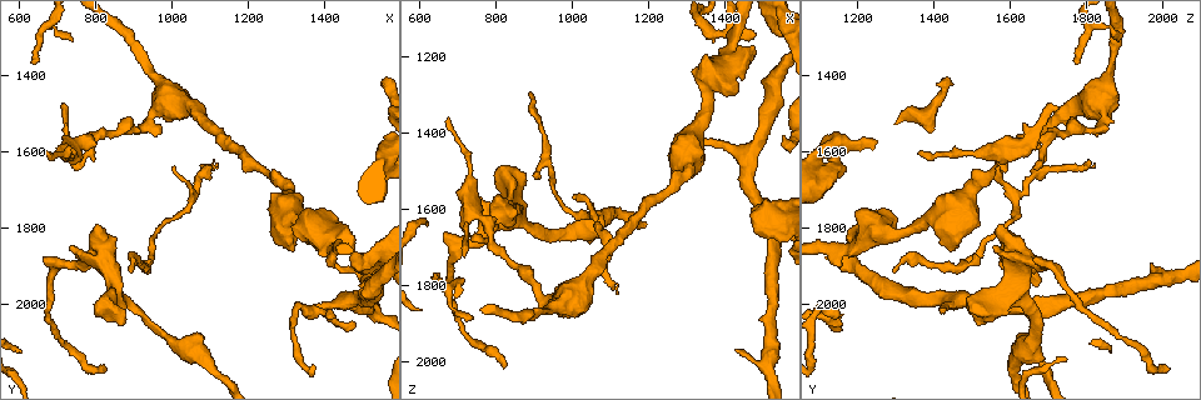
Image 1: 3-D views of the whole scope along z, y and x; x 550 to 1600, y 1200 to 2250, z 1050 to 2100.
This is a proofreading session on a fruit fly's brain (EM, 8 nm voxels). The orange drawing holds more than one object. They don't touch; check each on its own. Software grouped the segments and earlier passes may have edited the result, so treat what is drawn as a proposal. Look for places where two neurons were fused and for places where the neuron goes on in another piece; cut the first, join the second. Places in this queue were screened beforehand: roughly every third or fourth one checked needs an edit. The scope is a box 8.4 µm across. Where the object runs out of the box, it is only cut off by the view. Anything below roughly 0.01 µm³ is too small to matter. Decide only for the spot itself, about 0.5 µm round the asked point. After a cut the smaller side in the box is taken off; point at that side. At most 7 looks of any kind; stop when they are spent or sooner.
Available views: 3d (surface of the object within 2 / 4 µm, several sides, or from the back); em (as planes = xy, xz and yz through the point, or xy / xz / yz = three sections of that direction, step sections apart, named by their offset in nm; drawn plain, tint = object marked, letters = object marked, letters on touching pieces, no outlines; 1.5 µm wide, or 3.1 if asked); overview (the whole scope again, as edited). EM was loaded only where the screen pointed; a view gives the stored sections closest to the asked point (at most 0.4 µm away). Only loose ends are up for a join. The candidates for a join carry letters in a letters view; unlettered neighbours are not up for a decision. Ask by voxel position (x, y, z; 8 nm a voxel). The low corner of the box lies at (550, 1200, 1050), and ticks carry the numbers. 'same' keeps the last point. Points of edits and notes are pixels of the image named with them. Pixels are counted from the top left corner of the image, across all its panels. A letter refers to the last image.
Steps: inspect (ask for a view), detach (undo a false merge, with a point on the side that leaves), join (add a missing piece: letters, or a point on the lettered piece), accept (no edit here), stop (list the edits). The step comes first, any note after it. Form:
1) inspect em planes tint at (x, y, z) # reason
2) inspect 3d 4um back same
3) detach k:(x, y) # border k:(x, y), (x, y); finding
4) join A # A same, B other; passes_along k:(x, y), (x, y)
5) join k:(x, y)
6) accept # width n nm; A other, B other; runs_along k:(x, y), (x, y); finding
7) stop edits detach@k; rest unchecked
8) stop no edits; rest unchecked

inspect 3d 4um at (825, 2175, 2010) # tapers out

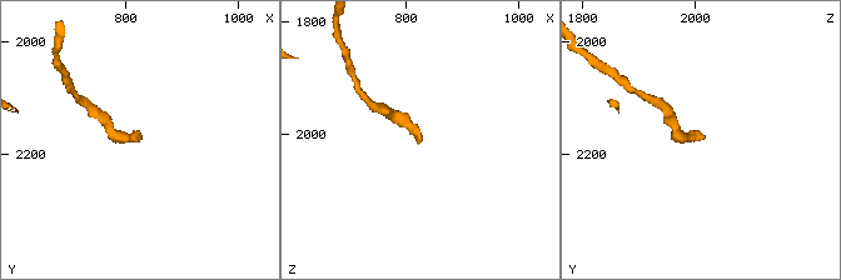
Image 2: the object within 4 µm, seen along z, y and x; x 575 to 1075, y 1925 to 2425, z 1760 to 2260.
inspect em planes letters at (825, 2175, 2015)

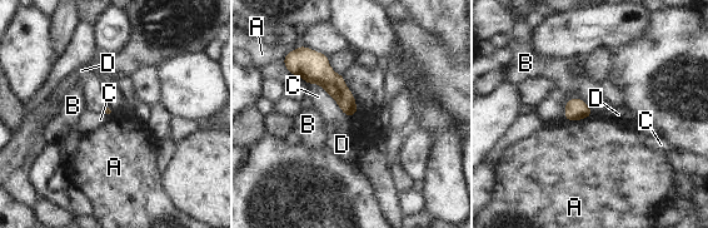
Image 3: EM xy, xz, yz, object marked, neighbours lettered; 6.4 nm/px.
accept # A other, B other, C other, D other; border 3:(591, 117), (566, 122); no lettered piece goes on from it

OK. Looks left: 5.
inspect 3d 4um at (825, 1545, 1725) # side arm on a straight run

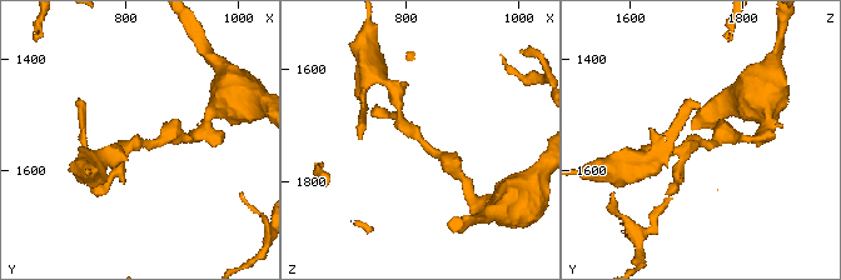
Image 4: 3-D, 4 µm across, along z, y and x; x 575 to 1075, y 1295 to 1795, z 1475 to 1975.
inspect em planes plain at (830, 1550, 1720) # arms 3

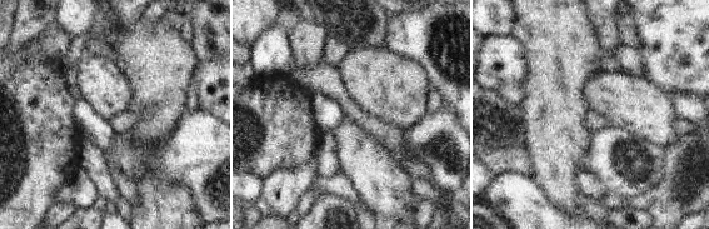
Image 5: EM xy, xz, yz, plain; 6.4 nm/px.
inspect em planes letters same # see the neighbours

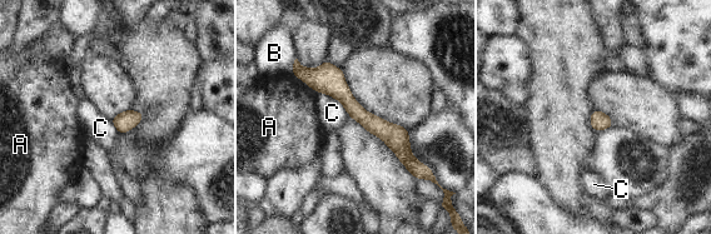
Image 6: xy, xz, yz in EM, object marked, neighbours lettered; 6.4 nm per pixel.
accept # A other, B other, C other; border 6:(318, 93), (334, 98), (349, 115); one neuron here

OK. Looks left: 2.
inspect em xz step 4 letters at (685, 1610, 1355) # tapers out

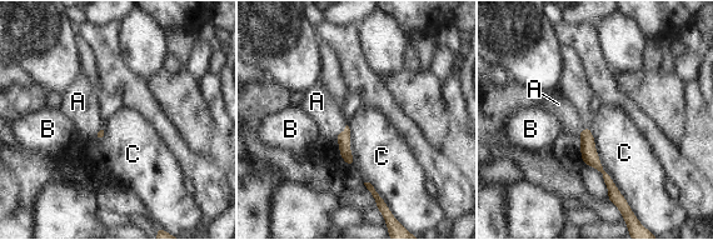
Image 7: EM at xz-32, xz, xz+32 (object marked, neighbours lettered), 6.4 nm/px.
join A # A same, B other, C other; it goes on there

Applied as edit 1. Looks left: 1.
stop edits join@7; rest unchecked

